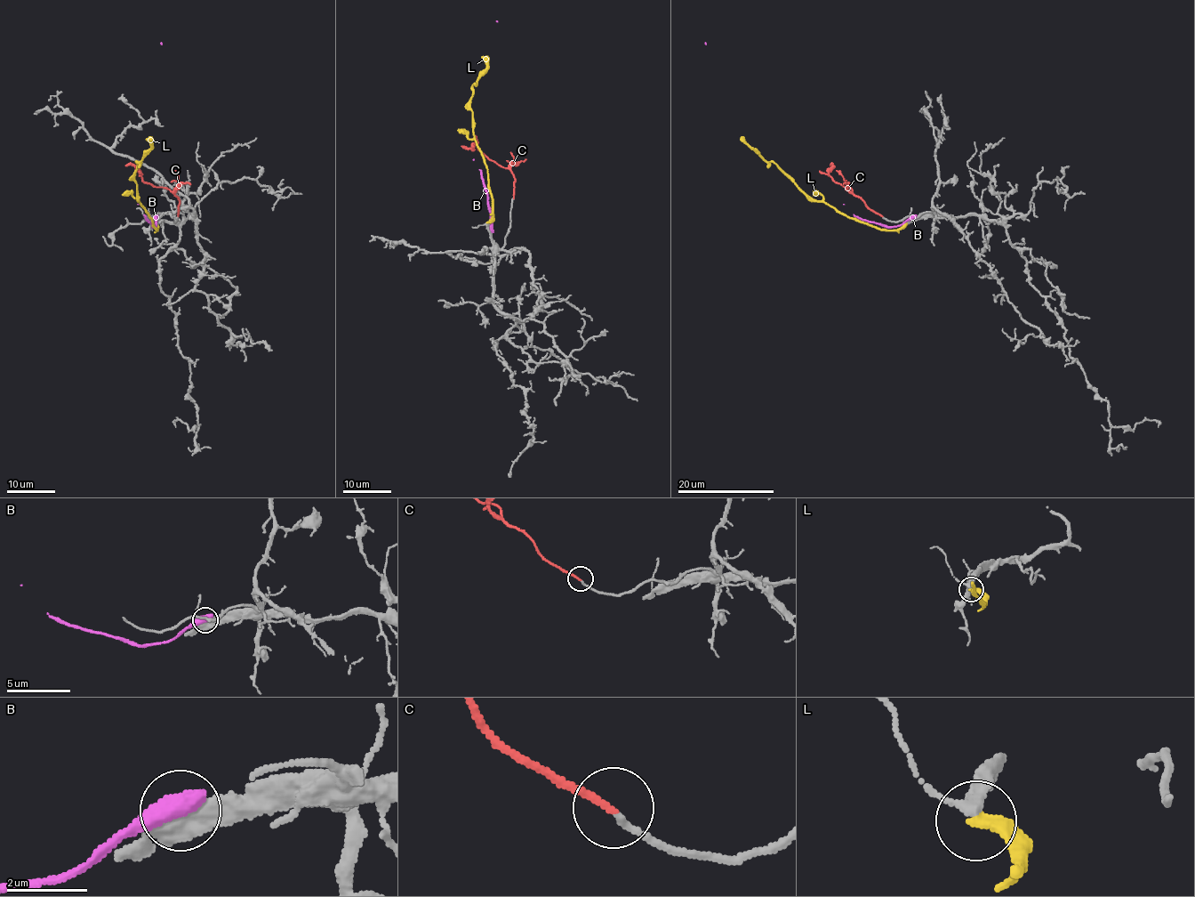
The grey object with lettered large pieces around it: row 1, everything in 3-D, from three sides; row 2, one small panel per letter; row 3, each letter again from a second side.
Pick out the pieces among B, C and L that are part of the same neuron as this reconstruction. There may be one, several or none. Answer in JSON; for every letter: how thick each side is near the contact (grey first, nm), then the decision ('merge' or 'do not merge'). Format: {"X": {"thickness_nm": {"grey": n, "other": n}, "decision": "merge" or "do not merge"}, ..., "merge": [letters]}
{"B": {"thickness_nm": {"grey": 460, "other": 600}, "decision": "do not merge"}, "C": {"thickness_nm": {"grey": 160, "other": 160}, "decision": "merge"}, "L": {"thickness_nm": {"grey": 280, "other": 400}, "decision": "do not merge"}, "merge": ["C"]}

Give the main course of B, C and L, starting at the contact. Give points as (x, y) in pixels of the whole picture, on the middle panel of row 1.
B: (490, 230), (488, 198), (481, 172), (473, 159), (496, 20)
C: (513, 198), (515, 176), (507, 168), (489, 159), (476, 145), (469, 149), (461, 146)
L: (488, 222), (493, 214), (492, 193), (486, 165), (473, 138), (469, 99), (472, 84), (486, 68), (483, 55)

